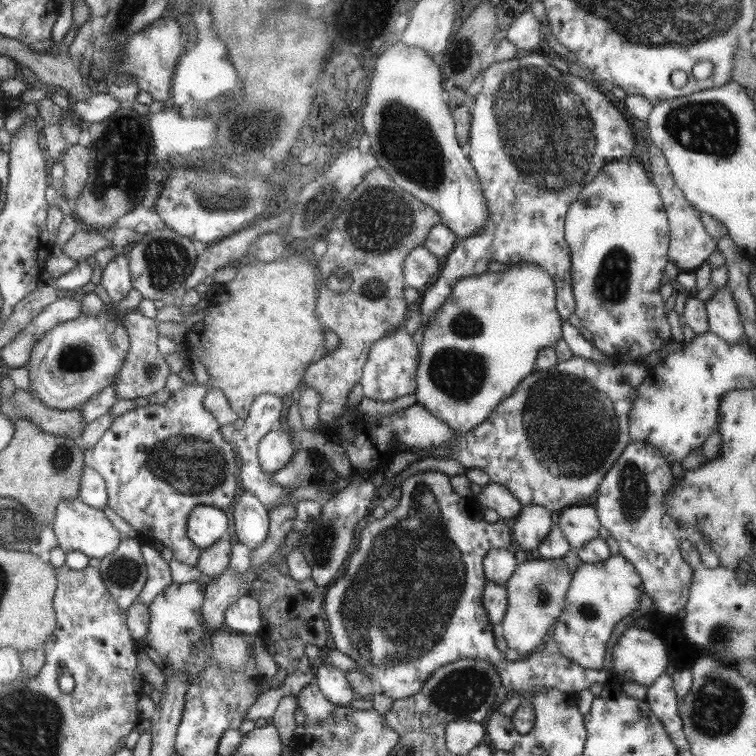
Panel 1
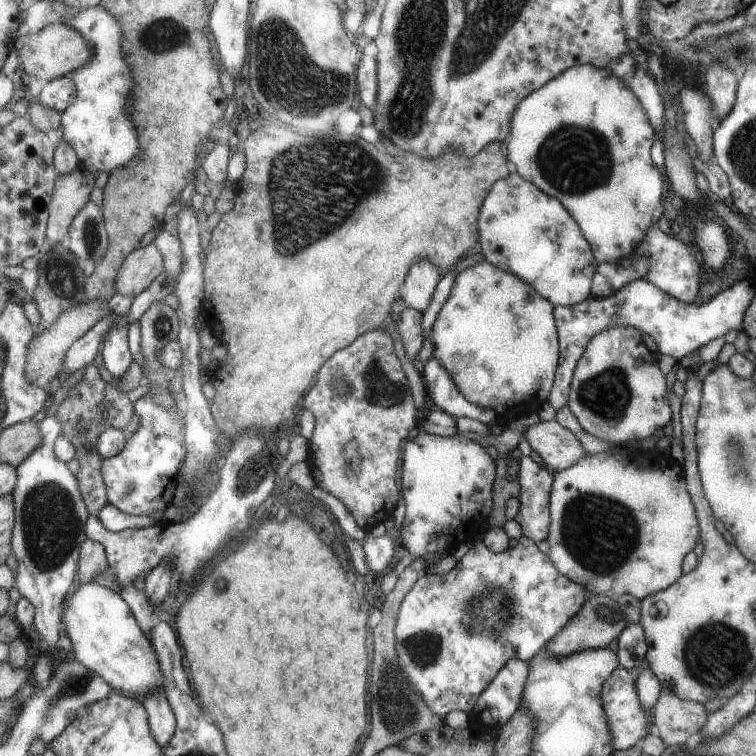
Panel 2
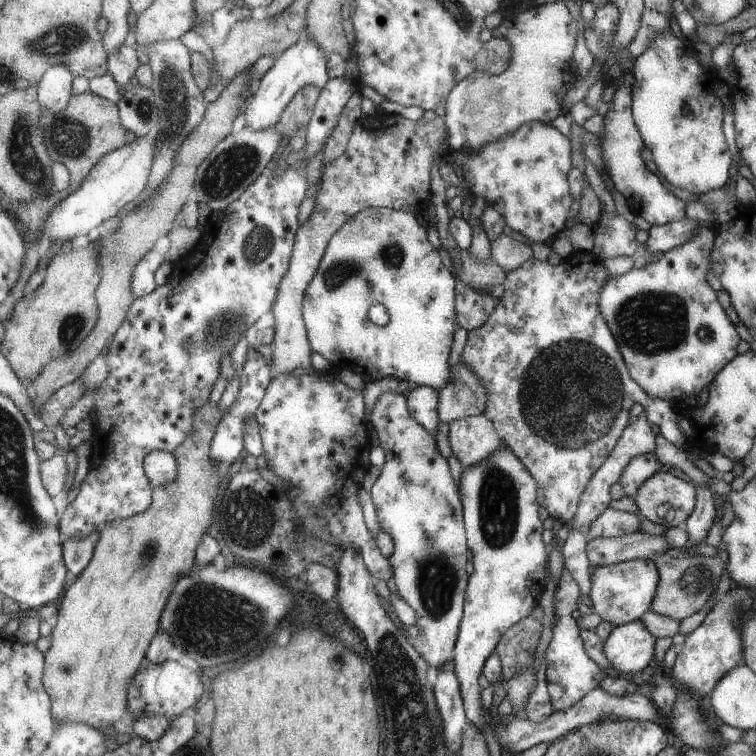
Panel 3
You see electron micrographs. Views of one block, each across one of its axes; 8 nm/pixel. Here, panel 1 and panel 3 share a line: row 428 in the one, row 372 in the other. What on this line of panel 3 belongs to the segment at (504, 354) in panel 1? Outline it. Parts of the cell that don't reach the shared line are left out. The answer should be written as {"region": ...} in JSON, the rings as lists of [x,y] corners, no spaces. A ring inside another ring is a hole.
{"region":[[[458,362],[451,372],[449,383],[437,390],[439,422],[445,424],[481,413],[486,400],[482,381],[467,365]]]}

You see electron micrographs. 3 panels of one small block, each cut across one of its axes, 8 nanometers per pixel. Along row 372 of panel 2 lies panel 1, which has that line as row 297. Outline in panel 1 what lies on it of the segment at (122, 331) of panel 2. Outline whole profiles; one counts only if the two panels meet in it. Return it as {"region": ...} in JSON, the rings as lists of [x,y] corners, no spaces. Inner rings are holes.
{"region":[[[121,252],[111,258],[102,269],[99,292],[107,294],[109,300],[116,303],[125,298],[131,289],[128,256]]]}

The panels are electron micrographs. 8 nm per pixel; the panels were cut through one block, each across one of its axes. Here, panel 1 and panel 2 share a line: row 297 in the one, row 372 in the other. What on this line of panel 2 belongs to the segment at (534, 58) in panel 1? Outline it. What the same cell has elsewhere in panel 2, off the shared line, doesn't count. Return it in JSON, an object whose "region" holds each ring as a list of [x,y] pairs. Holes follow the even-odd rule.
{"region":[[[753,277],[742,278],[725,290],[719,291],[708,301],[683,304],[669,293],[663,292],[645,279],[632,280],[617,292],[605,298],[589,296],[573,306],[554,306],[553,315],[558,333],[558,368],[547,404],[557,411],[569,402],[570,382],[576,362],[581,358],[585,345],[592,335],[612,326],[632,326],[651,336],[658,354],[668,354],[675,359],[697,350],[710,340],[723,336],[729,330],[742,330],[742,318],[747,305],[755,296]],[[435,358],[426,360],[422,366],[422,375],[426,396],[441,412],[446,412],[449,416],[475,419],[486,425],[492,424],[495,412],[491,408],[471,404],[471,401],[459,392],[453,377],[438,360]]]}

